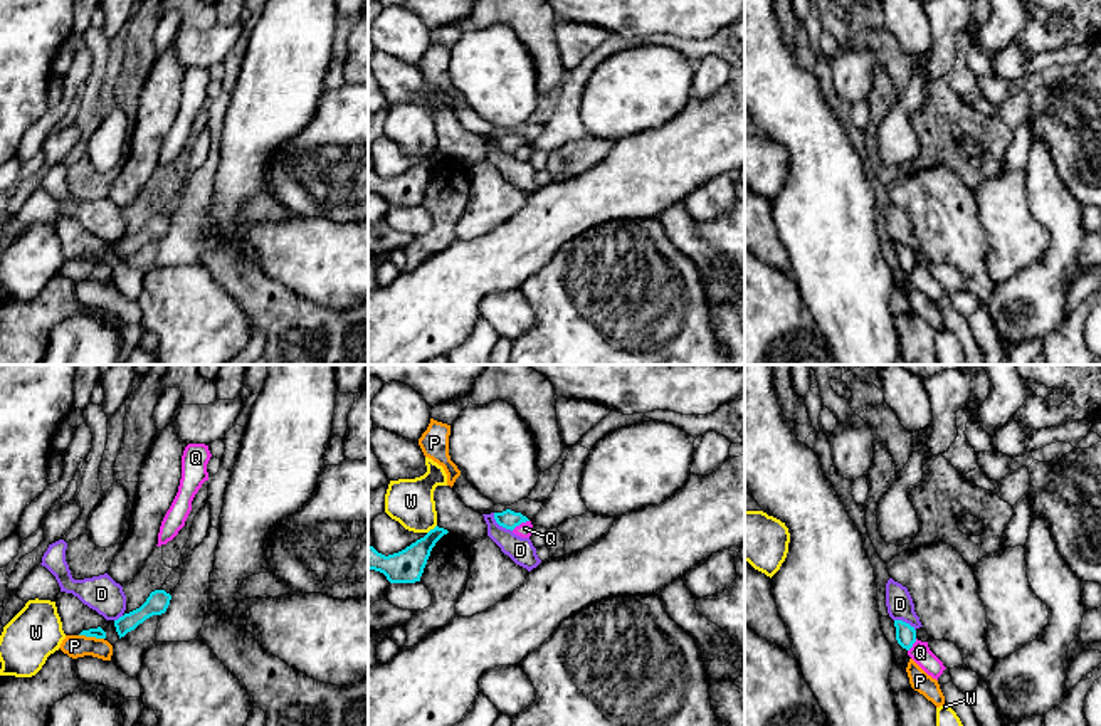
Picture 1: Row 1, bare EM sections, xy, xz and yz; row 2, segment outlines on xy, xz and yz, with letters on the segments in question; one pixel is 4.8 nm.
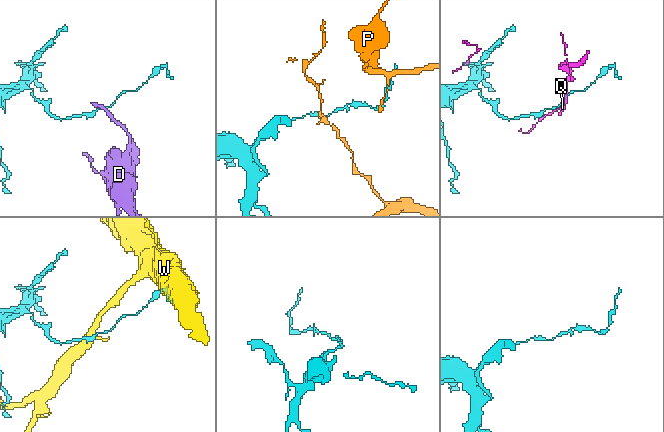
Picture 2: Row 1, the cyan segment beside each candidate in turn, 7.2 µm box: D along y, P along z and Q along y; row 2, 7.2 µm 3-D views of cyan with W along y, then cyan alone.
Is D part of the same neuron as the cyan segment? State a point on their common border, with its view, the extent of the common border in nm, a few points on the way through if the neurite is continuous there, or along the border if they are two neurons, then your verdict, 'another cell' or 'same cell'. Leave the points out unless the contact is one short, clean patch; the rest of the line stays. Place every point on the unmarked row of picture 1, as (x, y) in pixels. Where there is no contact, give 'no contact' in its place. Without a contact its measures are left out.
meets cyan in xz at (500, 148); contact 130 nm long; border along xz (493, 136), (493, 142), (511, 155); another cell

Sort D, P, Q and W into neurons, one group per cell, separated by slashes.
D / P / Q / W

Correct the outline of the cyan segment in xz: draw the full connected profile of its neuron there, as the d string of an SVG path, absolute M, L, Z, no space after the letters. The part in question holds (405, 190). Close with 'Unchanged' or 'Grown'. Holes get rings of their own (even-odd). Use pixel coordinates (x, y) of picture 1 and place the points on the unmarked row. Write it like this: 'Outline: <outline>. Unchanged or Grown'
Outline: M435 150L424 161L388 180L368 170L368 193L383 197L390 207L420 205L432 171L447 156L447 153Z. Unchanged

